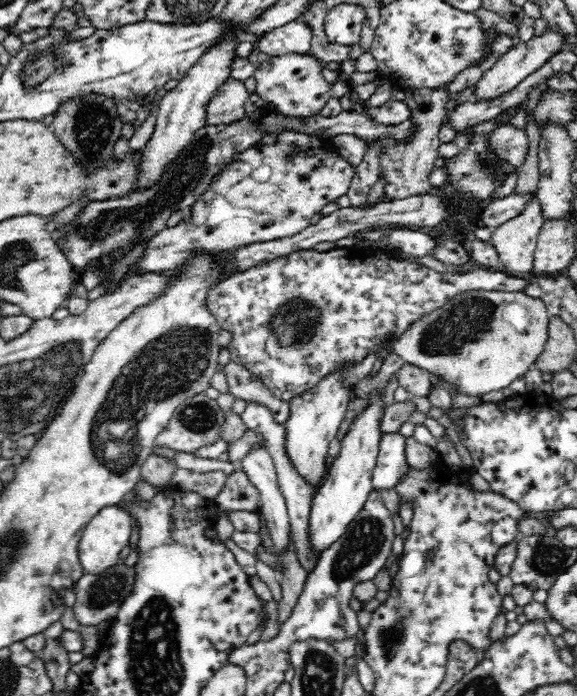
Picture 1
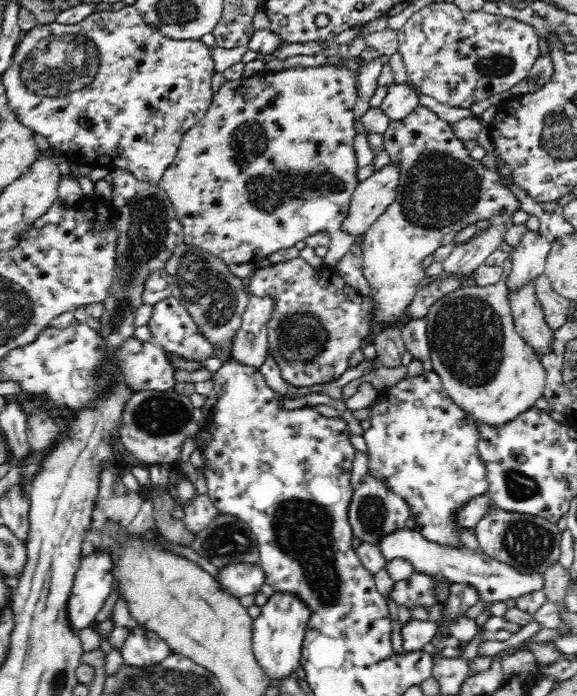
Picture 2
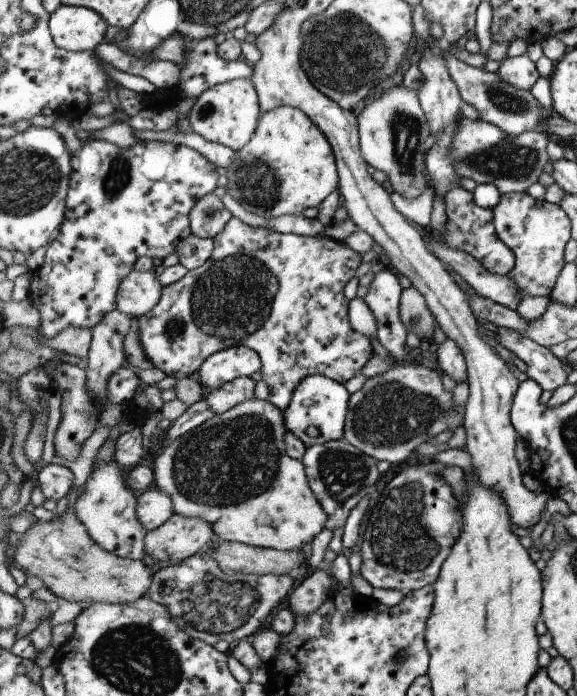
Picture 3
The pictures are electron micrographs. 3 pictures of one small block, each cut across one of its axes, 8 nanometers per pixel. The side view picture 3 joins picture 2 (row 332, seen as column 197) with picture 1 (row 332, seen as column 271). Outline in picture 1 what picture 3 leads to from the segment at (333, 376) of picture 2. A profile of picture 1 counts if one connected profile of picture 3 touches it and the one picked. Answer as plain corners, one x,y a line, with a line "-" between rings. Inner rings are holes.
353,244
323,252
299,250
248,270
230,272
208,290
206,307
220,329
231,333
232,339
227,346
231,360
244,364
276,398
290,402
310,390
326,374
334,372
342,362
358,364
368,354
379,350
381,343
396,341
414,320
464,290
483,288
518,292
532,283
531,276
529,279
512,277
506,272
491,272
485,268
467,273
440,273
417,262
403,261
383,247

